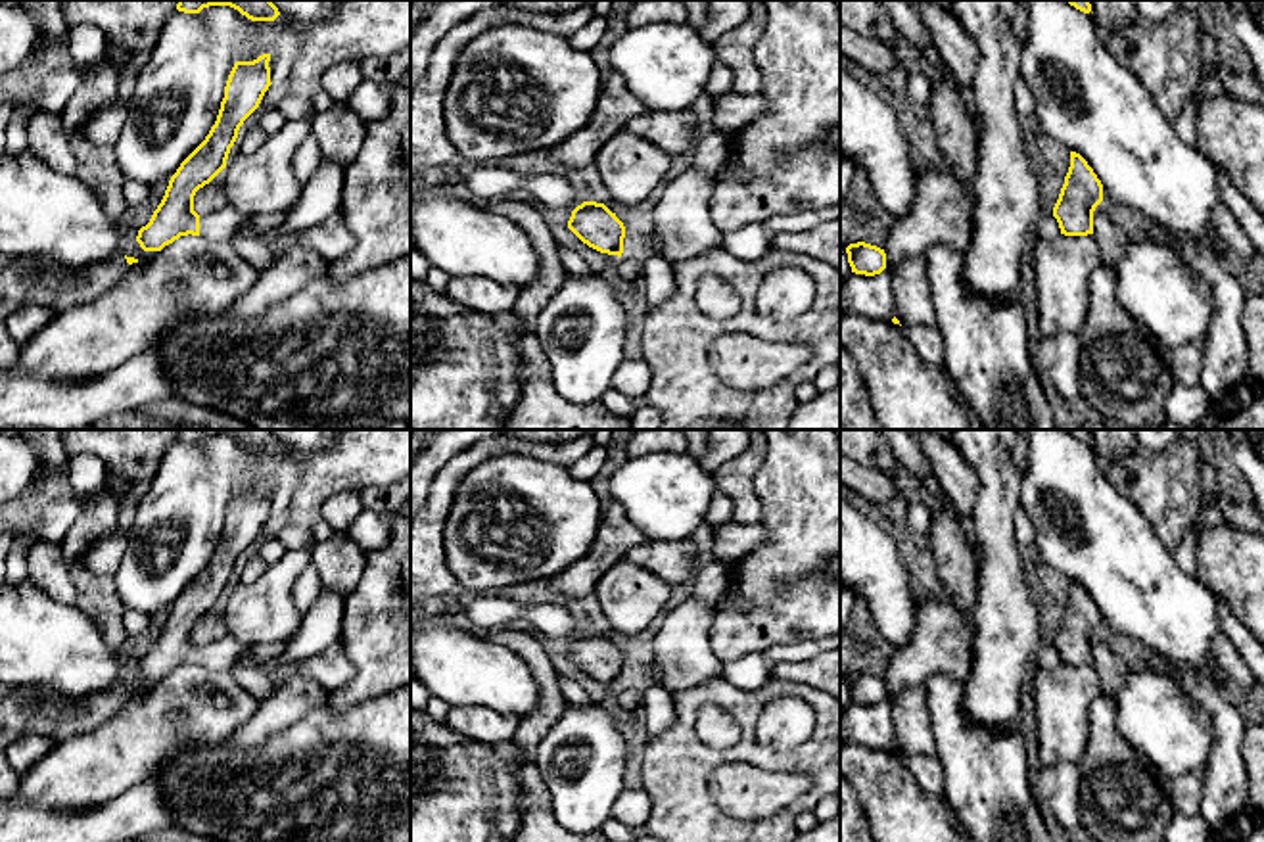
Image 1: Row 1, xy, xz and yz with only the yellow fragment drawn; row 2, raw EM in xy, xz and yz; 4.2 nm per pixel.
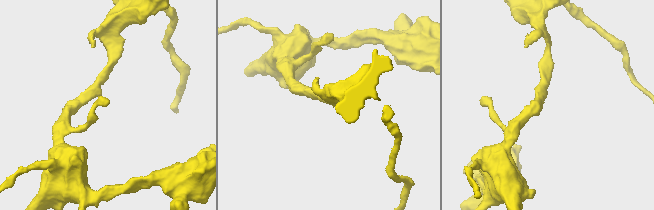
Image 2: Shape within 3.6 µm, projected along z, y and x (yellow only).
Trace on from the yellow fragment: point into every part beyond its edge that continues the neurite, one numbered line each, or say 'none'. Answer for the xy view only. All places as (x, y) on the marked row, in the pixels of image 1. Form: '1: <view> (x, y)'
1: xy (221, 225)

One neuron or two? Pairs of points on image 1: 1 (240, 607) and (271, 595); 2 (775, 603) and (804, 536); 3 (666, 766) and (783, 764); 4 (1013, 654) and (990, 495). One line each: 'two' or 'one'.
1: one
2: one
3: one
4: one

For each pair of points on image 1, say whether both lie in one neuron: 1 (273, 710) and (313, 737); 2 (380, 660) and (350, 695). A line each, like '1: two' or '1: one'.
1: two
2: one

